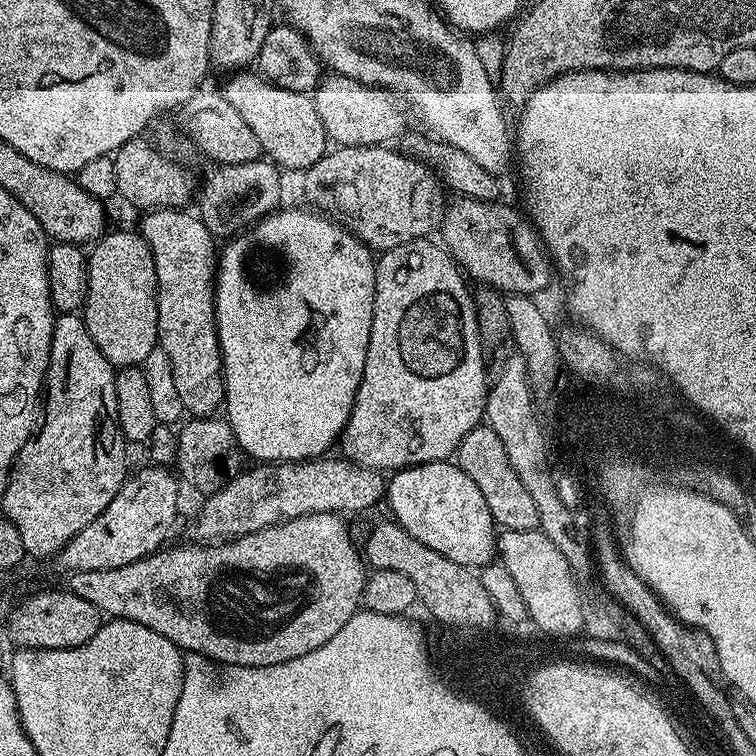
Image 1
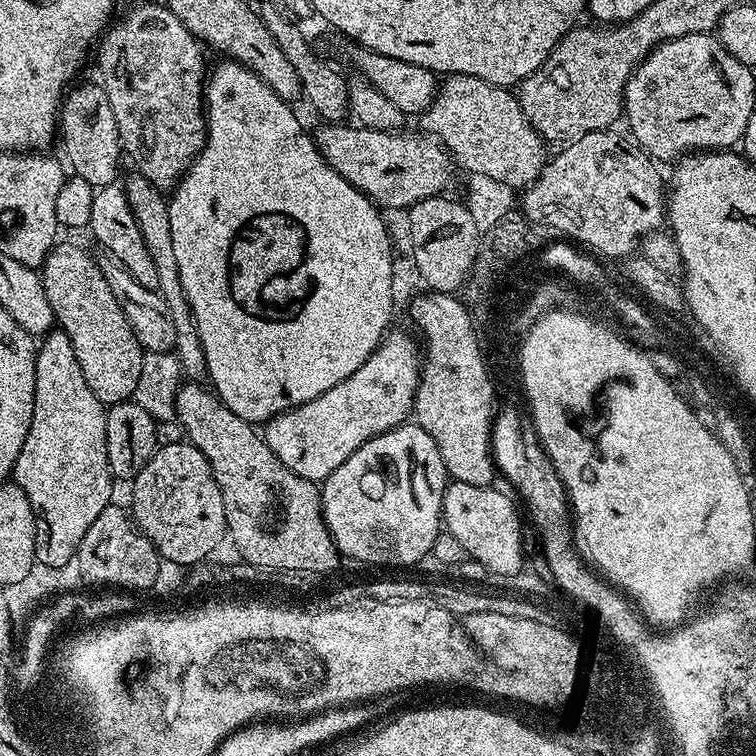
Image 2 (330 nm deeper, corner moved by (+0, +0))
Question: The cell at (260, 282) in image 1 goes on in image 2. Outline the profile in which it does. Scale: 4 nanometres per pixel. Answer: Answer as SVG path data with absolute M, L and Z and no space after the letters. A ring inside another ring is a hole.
M227 58L219 62L221 64L213 72L211 69L206 80L208 139L204 141L204 149L196 155L196 160L168 200L170 235L174 237L174 258L178 262L182 290L186 290L186 298L192 307L198 334L202 338L208 363L207 379L212 379L211 387L216 395L227 408L238 414L238 418L242 418L247 424L260 426L273 420L275 416L297 408L299 404L326 394L326 390L338 386L338 382L354 374L354 370L358 370L358 366L362 366L362 362L370 358L373 350L380 347L389 331L388 323L391 322L394 311L391 300L394 241L389 235L389 226L381 209L364 193L350 186L350 182L346 182L346 178L342 178L338 170L324 161L322 154L316 149L315 139L292 113L293 105L280 98L262 78L258 78L258 74L254 74L246 66Z

